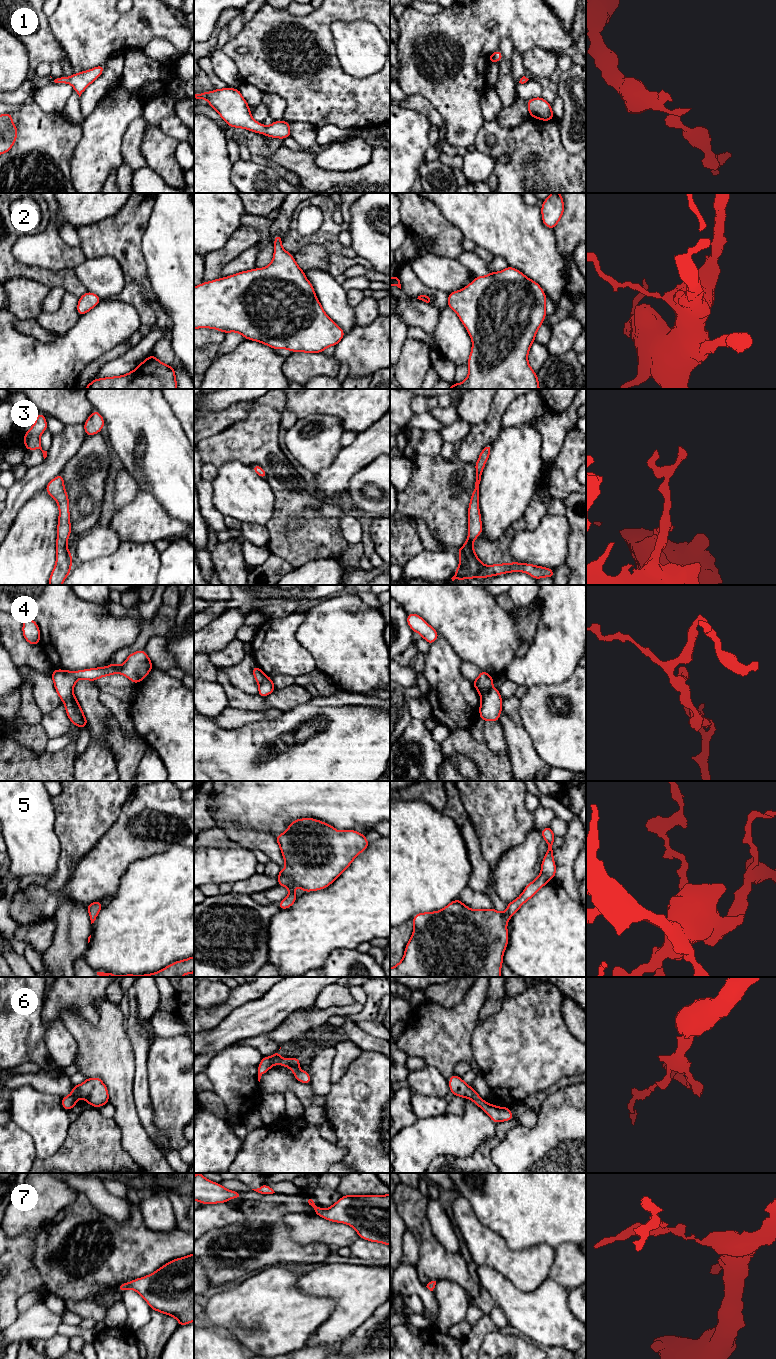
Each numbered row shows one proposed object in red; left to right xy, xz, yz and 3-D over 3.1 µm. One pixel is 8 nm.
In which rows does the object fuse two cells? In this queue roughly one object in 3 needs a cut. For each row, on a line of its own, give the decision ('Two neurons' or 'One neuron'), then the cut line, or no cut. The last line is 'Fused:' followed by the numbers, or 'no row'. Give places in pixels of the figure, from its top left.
1: One neuron. No split
2: One neuron. No split
3: One neuron. No split
4: Two neurons. Split along yz (491, 687), (481, 698)
5: One neuron. No split
6: One neuron. No split
7: One neuron. No split
Fused: 4

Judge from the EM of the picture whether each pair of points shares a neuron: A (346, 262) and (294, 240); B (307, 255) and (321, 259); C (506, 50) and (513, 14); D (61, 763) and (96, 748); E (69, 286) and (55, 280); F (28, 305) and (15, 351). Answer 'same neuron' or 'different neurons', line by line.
A: same neuron
B: same neuron
C: different neurons
D: different neurons
E: same neuron
F: different neurons

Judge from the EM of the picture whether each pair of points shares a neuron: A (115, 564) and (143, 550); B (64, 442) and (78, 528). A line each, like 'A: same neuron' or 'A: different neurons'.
A: same neuron
B: different neurons

